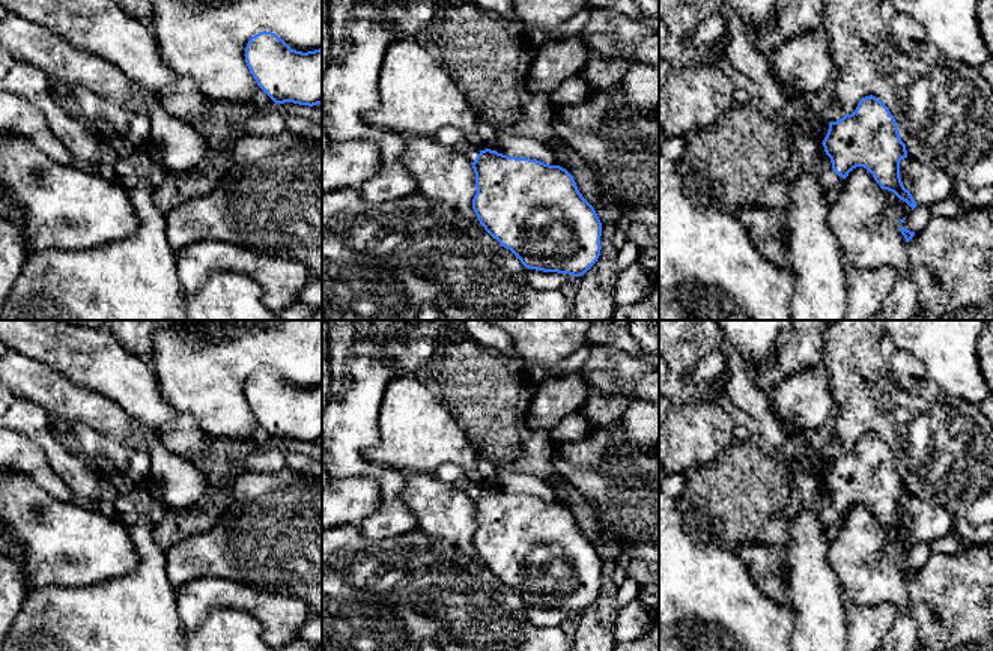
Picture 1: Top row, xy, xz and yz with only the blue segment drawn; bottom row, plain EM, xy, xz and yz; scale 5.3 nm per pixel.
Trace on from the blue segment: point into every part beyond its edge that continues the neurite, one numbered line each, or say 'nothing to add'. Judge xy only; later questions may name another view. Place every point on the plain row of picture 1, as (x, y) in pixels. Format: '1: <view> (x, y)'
nothing to add

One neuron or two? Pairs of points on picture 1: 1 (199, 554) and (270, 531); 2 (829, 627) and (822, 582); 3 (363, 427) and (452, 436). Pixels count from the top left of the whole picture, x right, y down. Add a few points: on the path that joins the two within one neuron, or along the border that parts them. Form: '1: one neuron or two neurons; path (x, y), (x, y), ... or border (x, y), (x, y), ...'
1: one neuron; path (217, 552), (252, 543)
2: one neuron; path (822, 617), (822, 593)
3: two neurons; border (384, 394), (378, 442), (364, 451), (370, 463)

